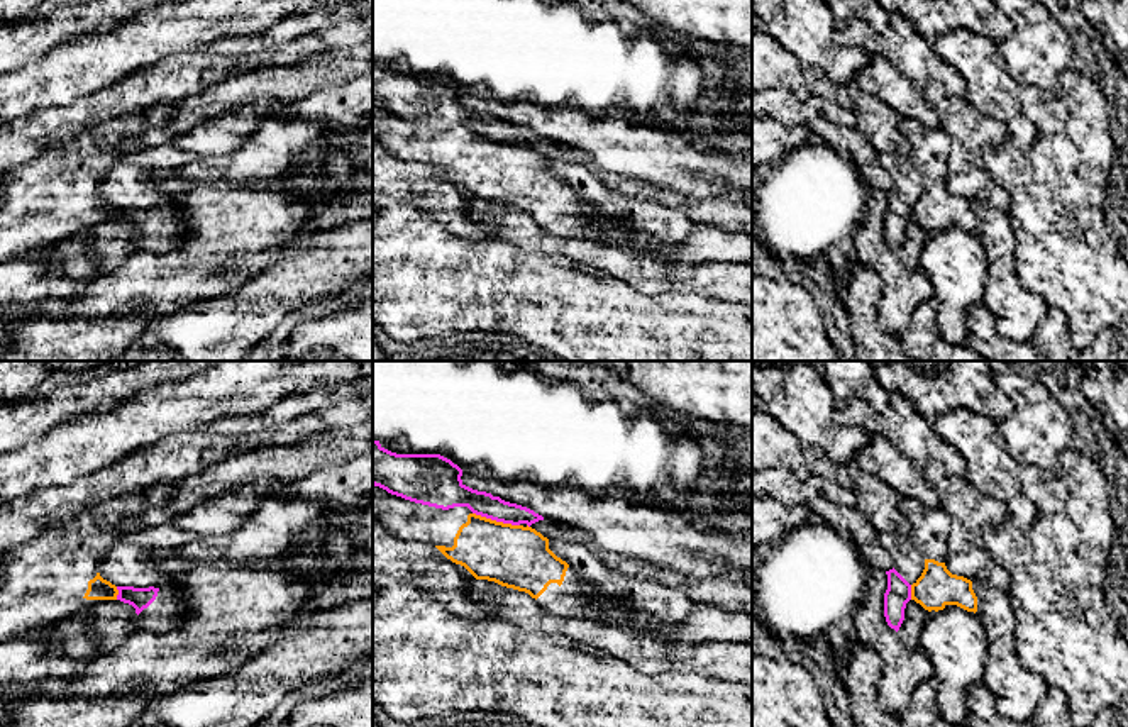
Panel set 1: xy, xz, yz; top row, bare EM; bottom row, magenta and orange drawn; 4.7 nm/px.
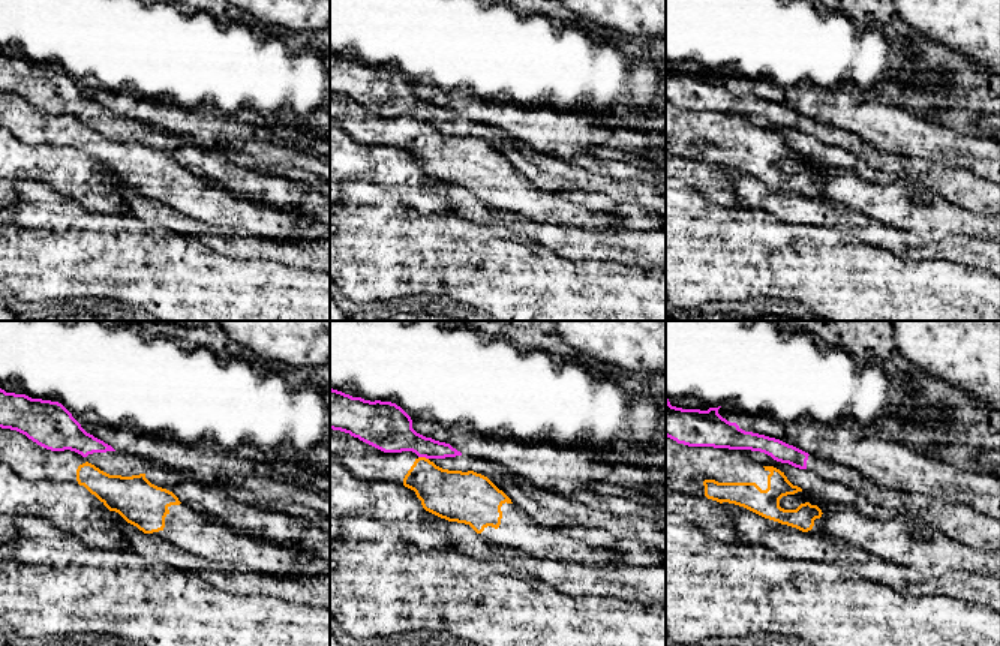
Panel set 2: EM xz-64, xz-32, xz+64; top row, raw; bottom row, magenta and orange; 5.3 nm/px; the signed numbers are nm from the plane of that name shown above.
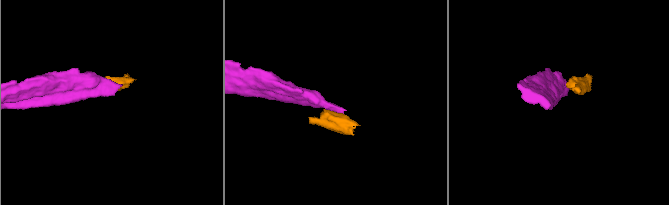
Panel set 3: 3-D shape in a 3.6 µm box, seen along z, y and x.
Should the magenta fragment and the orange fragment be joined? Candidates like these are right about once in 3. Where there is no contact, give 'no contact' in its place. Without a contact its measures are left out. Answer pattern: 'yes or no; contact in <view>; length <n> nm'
no; contact in xz; length 240 nm

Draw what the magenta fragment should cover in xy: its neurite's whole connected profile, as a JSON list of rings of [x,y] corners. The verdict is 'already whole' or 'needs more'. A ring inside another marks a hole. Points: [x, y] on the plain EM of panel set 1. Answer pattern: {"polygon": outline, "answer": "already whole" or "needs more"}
{"polygon": [[[117,207],[117,220],[135,229],[135,241],[142,251],[168,253],[185,237],[185,220],[171,210]]], "answer": "needs more"}

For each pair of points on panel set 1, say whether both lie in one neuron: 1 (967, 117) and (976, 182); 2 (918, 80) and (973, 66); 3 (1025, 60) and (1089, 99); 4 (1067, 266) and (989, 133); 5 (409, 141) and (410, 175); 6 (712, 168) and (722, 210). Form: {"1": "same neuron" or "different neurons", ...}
{"1": "same neuron", "2": "different neurons", "3": "different neurons", "4": "different neurons", "5": "different neurons", "6": "different neurons"}

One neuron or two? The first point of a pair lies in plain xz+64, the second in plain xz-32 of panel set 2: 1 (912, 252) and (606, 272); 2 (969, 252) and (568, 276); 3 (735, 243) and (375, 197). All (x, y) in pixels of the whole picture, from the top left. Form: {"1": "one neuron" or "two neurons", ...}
{"1": "two neurons", "2": "two neurons", "3": "one neuron"}

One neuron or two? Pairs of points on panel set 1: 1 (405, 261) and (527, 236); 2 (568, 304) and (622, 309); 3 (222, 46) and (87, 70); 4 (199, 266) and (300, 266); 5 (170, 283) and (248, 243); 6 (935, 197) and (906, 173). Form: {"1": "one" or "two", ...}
{"1": "two", "2": "one", "3": "two", "4": "two", "5": "one", "6": "two"}

